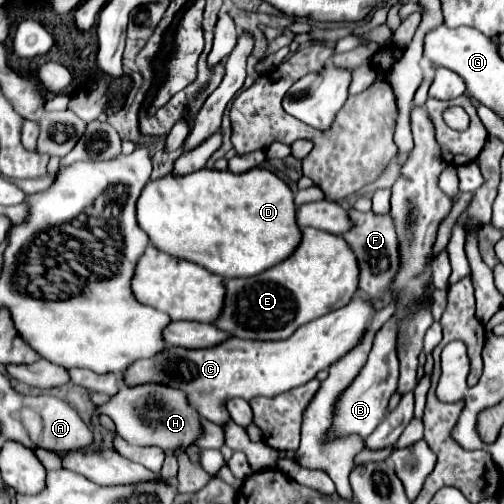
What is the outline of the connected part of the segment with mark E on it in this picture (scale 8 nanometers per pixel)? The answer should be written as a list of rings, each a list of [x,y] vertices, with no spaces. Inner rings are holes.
[[[306,227],[300,247],[280,267],[252,279],[228,279],[226,301],[216,327],[240,339],[286,339],[298,327],[344,307],[360,287],[360,267],[352,247],[340,237]]]

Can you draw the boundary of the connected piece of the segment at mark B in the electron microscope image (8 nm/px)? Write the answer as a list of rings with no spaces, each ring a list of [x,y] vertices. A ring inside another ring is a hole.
[[[392,315],[388,323],[382,325],[382,329],[376,333],[372,351],[368,355],[368,361],[364,369],[356,375],[356,379],[340,393],[334,413],[332,413],[332,427],[328,431],[330,437],[348,437],[348,435],[358,435],[366,439],[382,421],[386,415],[388,401],[392,393],[398,387],[398,353],[396,353],[396,343],[398,343],[398,323],[402,319]]]

